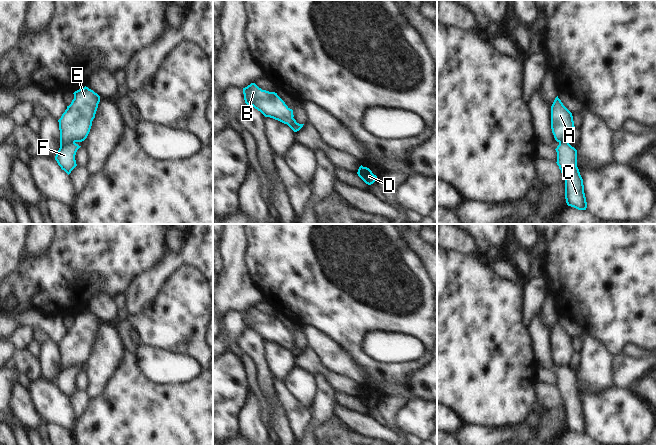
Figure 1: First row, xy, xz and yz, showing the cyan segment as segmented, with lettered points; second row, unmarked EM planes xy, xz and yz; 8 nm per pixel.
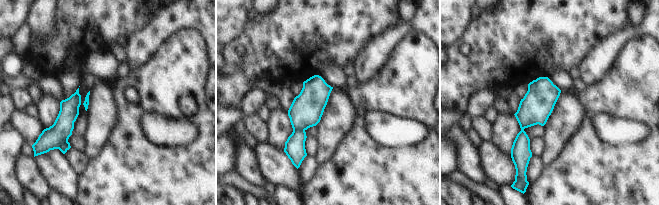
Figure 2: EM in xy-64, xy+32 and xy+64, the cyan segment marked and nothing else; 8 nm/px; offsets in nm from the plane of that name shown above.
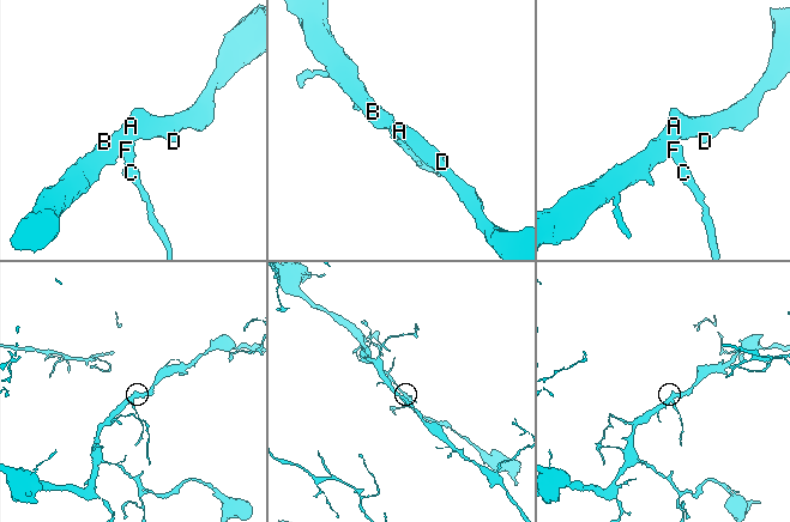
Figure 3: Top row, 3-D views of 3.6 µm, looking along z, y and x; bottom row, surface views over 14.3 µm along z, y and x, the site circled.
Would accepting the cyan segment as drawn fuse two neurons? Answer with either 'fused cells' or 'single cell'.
fused cells

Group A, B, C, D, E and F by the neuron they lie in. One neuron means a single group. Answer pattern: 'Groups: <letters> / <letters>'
Groups: A B D E / C F.

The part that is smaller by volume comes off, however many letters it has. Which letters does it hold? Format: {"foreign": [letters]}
{"foreign": ["C", "F"]}

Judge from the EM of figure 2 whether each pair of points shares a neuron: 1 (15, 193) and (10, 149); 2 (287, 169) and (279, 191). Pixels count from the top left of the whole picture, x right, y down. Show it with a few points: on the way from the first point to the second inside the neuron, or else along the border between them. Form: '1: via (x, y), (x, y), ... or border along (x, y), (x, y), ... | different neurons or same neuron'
1: via (10, 182), (10, 160) | same neuron
2: border along (275, 186), (285, 186), (298, 192) | different neurons

